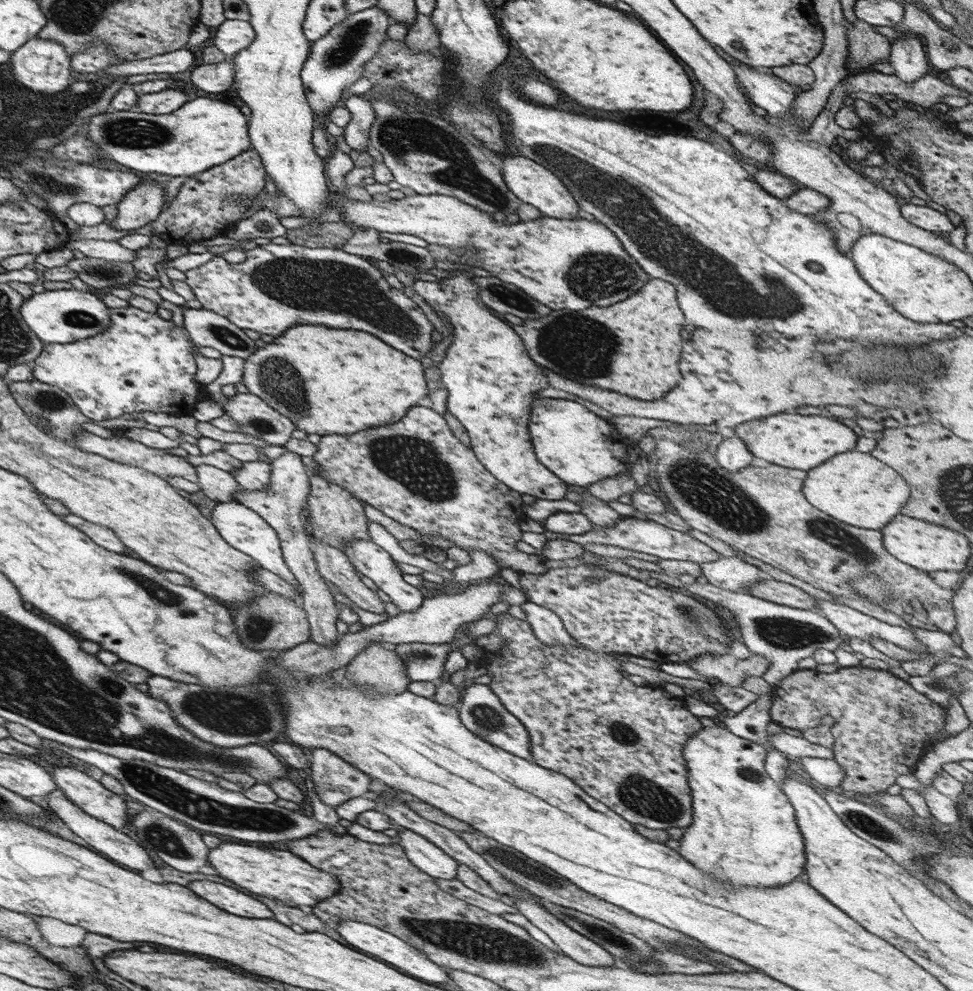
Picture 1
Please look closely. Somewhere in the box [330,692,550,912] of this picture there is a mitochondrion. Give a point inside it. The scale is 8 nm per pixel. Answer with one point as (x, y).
(487, 718)

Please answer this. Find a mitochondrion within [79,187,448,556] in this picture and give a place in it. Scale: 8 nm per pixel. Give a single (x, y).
(332, 286)

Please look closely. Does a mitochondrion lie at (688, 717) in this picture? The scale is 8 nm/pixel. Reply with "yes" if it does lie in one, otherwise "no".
no

